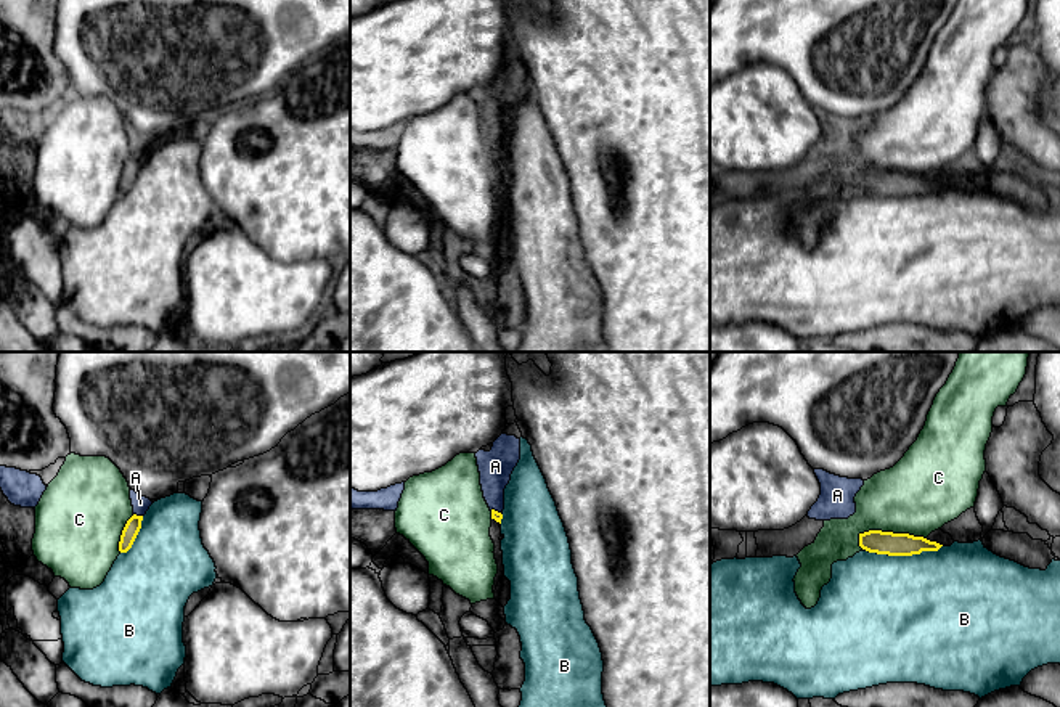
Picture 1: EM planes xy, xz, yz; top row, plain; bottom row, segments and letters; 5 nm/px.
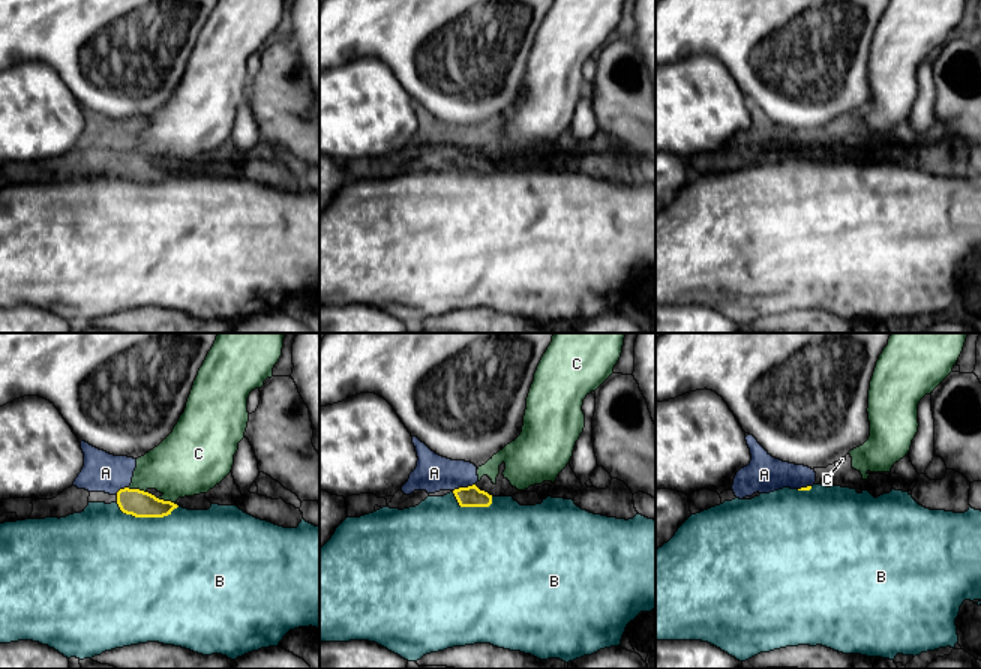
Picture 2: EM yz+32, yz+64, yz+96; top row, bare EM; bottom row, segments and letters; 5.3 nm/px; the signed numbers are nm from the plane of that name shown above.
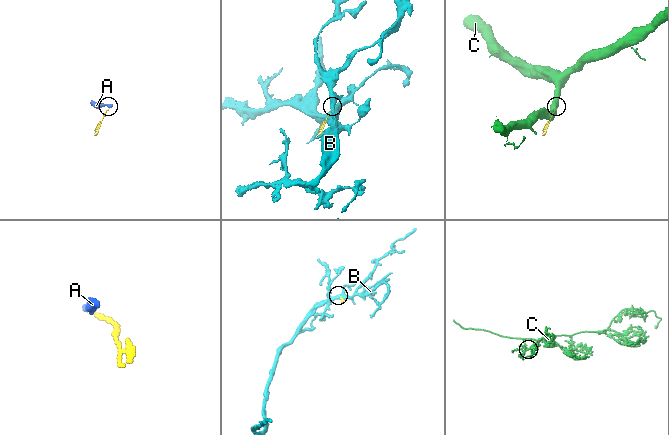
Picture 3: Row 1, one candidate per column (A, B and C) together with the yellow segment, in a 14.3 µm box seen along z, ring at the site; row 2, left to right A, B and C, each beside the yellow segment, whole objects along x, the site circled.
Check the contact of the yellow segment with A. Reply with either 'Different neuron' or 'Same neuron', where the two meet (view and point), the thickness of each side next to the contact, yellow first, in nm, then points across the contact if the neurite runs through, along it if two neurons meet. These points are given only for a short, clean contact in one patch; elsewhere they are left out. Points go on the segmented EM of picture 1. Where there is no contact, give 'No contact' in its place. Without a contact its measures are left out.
Same neuron. Touches yellow at xy (138, 516). Thickness 80 nm (yellow) against 80 nm. Path across: xy (134, 524), (138, 516), (140, 503)

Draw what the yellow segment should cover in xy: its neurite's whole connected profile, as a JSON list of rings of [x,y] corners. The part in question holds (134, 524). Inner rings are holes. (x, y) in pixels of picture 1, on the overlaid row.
[[[130,488],[130,500],[132,500],[132,506],[133,506],[133,516],[127,521],[127,524],[122,530],[120,541],[119,541],[120,553],[127,553],[132,548],[132,545],[141,529],[143,516],[153,505],[153,501],[149,498],[138,495],[132,488]]]

